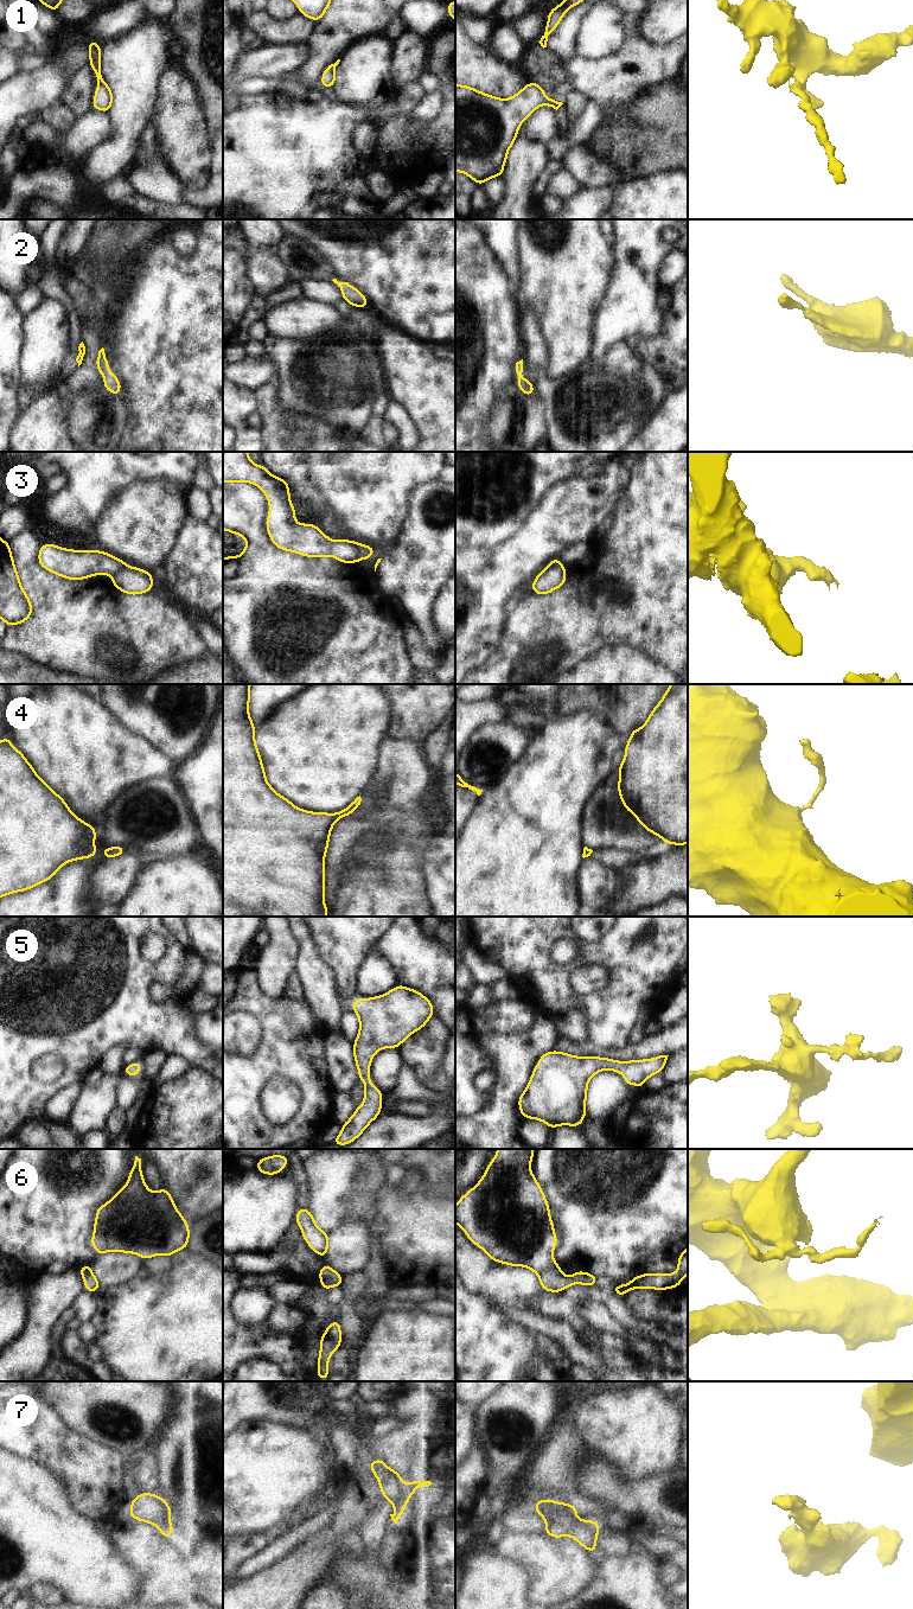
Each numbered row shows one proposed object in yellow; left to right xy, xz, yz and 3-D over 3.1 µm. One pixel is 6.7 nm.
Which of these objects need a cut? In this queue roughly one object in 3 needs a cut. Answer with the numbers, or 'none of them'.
1, 3

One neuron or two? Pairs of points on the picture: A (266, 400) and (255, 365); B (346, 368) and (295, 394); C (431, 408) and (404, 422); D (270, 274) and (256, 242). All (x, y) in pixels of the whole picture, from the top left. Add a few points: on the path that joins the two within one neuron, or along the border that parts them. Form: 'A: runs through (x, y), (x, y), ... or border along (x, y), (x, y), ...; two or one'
A: border along (274, 377), (254, 391); two
B: runs through (333, 368), (325, 368), (308, 383); one
C: border along (391, 400), (407, 412), (419, 439); two
D: border along (241, 231), (250, 251), (274, 253); two

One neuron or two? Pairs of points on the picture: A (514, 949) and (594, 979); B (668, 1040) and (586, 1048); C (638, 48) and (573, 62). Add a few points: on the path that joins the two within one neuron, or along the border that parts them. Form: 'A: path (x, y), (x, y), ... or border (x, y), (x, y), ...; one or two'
A: border (599, 962), (570, 974), (575, 993); two
B: path (647, 1048), (626, 1054), (606, 1054); one
C: path (621, 64), (618, 68), (589, 68); one

